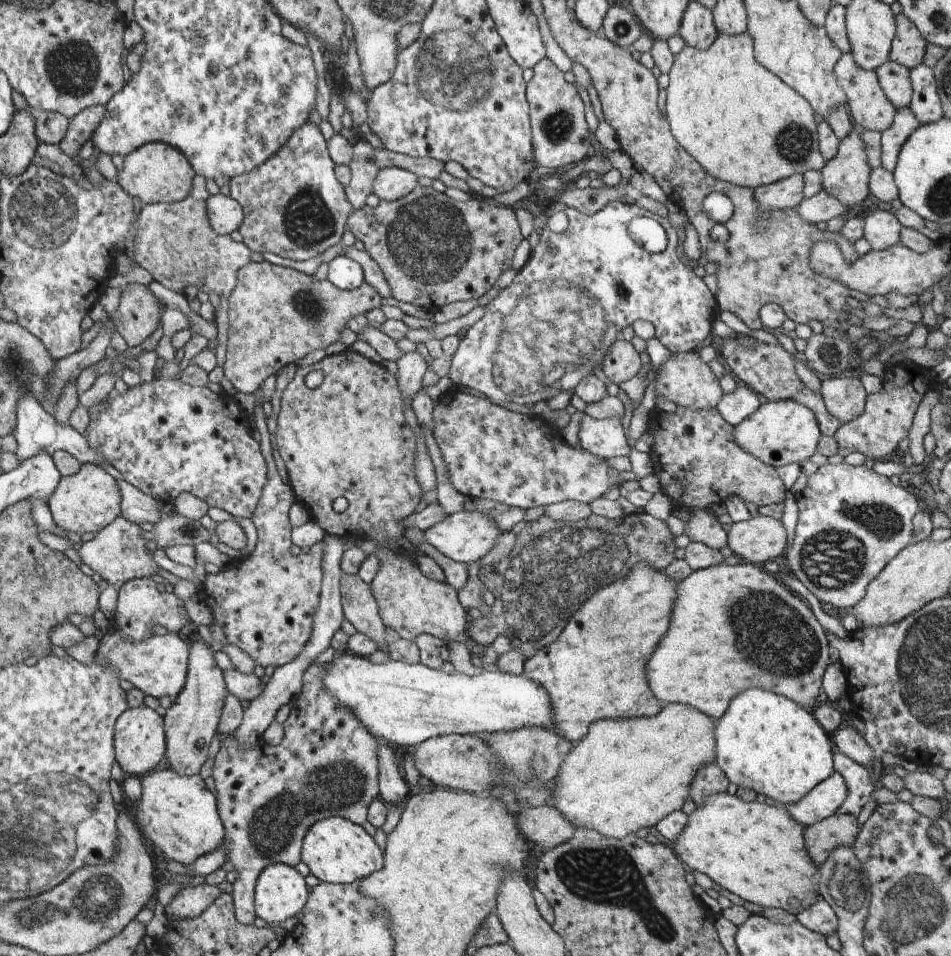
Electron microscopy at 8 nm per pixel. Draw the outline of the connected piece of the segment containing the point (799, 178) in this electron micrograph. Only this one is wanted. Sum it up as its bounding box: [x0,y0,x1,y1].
[754,173,805,210]

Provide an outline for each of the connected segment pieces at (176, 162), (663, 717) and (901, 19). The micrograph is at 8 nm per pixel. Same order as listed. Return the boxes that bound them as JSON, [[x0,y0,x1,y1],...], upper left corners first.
[[117,141,194,206],[552,703,716,839],[889,13,928,70]]

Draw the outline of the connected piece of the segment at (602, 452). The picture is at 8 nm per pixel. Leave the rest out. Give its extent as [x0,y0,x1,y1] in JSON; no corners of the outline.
[578,415,631,459]

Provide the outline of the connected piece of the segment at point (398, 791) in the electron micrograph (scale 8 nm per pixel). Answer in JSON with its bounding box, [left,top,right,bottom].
[378,739,411,807]

